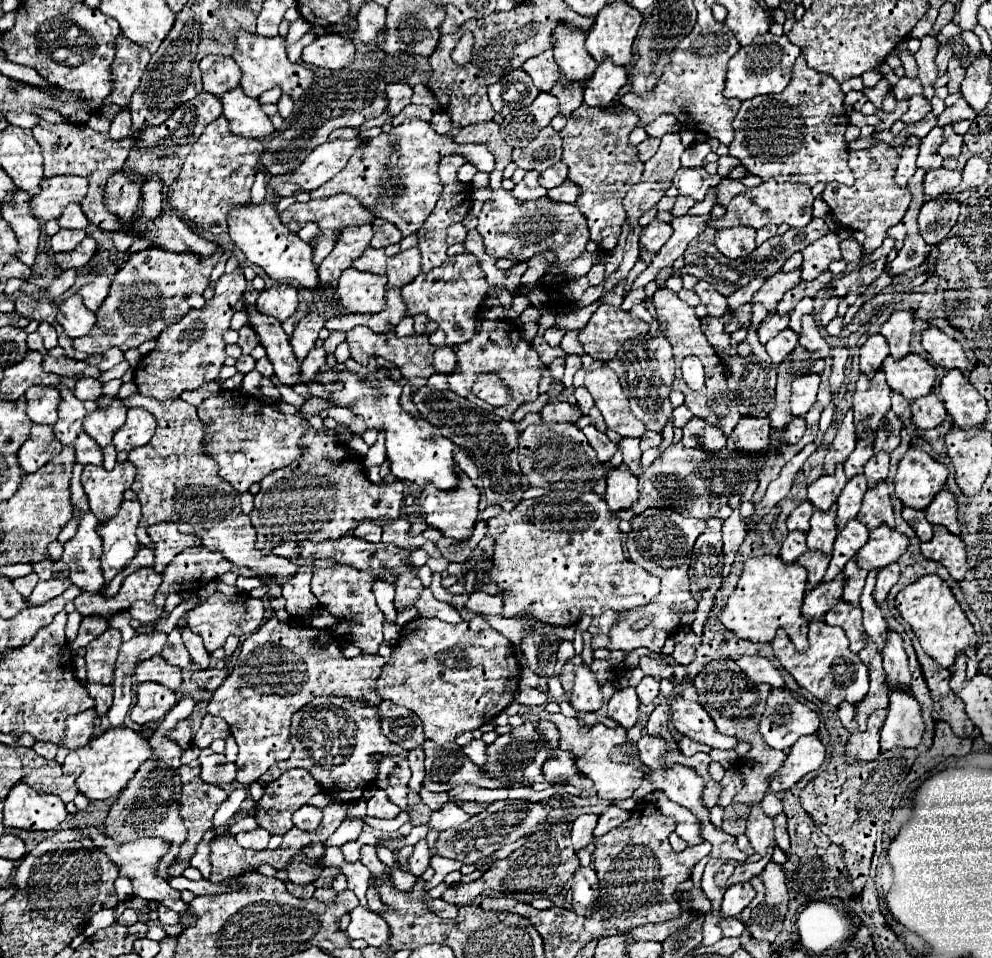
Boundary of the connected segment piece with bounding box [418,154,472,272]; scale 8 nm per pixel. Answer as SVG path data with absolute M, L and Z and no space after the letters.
M460 154L444 156L444 158L440 160L440 170L438 170L438 174L440 174L440 182L442 182L444 190L442 190L440 200L436 202L434 210L432 210L430 216L426 218L424 226L418 230L418 248L420 248L420 252L422 252L422 272L430 272L434 266L440 266L440 264L448 258L448 254L446 254L446 250L448 250L446 232L448 232L448 228L450 228L452 224L462 222L464 216L466 216L466 214L470 212L470 208L472 208L472 186L458 180L458 170L460 170L460 166L464 166L464 164L466 164L466 158L460 156Z

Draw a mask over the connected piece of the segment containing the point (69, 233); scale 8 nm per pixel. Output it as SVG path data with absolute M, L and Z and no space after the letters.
M60 230L50 238L50 244L54 252L70 252L84 240L84 236L84 230Z

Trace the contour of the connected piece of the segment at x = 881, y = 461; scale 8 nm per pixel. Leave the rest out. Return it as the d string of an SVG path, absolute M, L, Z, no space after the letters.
M878 452L878 454L872 456L872 460L868 460L868 464L864 468L864 476L868 480L868 488L874 488L878 480L886 480L888 462L890 462L888 452Z

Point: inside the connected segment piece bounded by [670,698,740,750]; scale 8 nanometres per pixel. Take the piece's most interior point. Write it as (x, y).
(689, 718)

